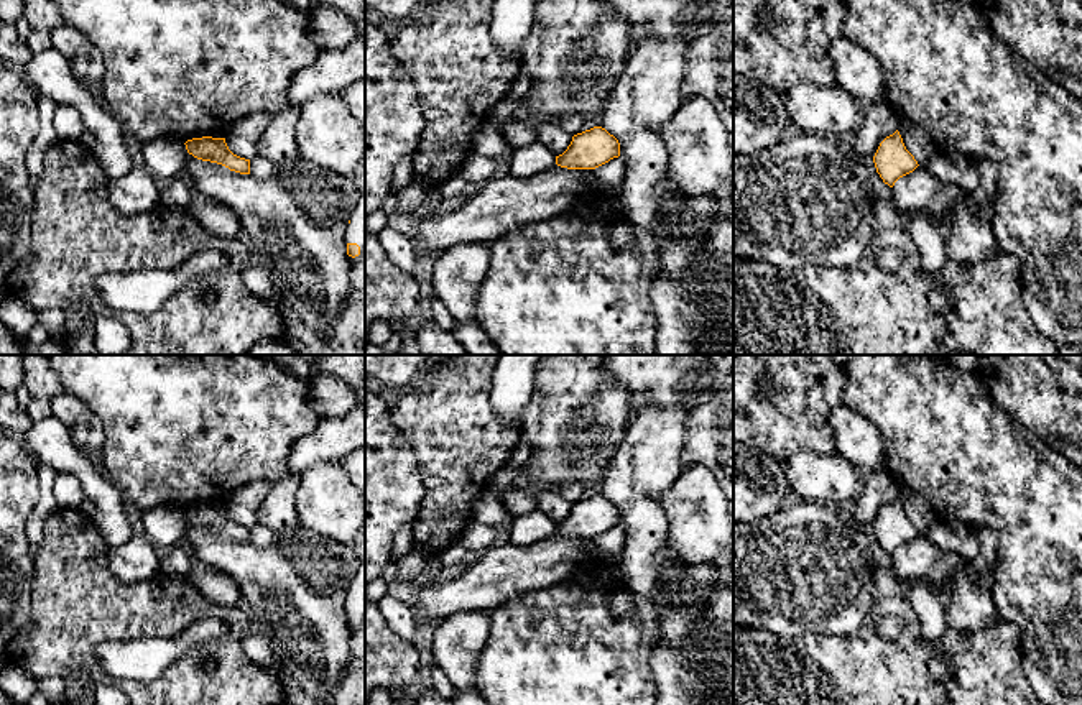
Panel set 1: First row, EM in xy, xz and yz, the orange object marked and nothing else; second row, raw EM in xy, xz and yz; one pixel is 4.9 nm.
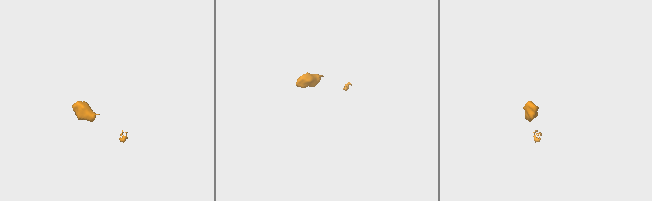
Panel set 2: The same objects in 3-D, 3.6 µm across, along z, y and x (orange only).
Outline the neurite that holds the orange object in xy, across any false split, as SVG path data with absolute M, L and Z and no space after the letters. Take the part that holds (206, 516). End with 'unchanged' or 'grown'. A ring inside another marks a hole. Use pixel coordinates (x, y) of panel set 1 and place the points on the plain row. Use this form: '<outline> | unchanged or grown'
M202 505L187 508L184 513L187 521L197 528L222 532L240 542L250 542L250 528L234 523L225 506Z | unchanged

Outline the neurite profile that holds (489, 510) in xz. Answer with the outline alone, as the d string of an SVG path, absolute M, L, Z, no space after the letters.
M498 490L483 493L472 506L474 523L497 528L513 518L503 506Z

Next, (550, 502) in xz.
M534 488L533 493L538 501L538 509L541 509L556 524L562 523L572 509L572 503L557 490Z

